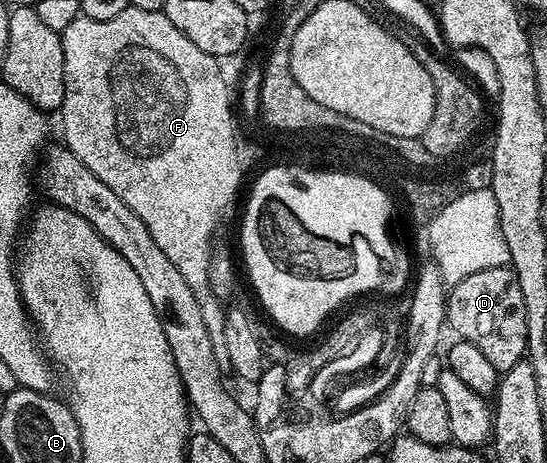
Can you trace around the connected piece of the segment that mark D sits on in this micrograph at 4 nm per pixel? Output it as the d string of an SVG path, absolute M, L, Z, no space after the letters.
M501 265L478 269L472 275L460 279L460 283L449 286L446 294L446 325L454 328L454 337L473 343L482 354L498 369L499 374L507 373L516 363L527 356L526 320L524 319L524 294L520 291L520 283L514 270Z

